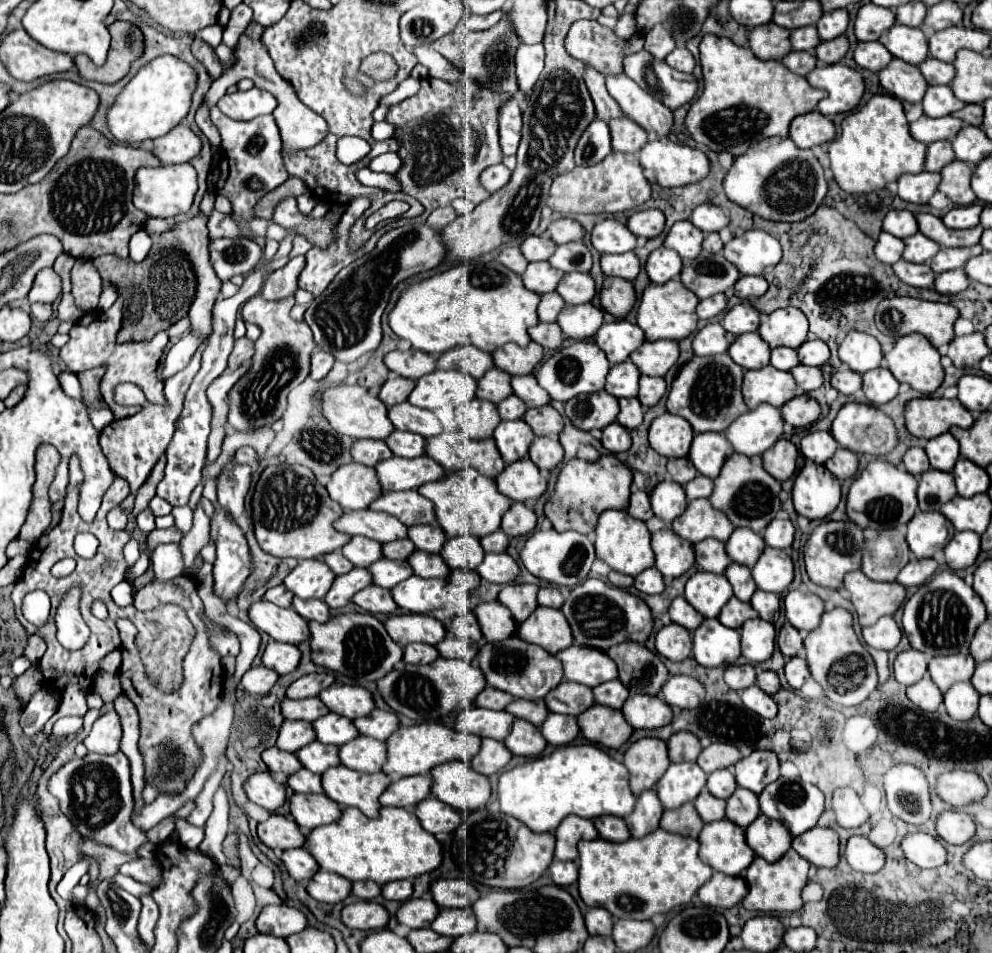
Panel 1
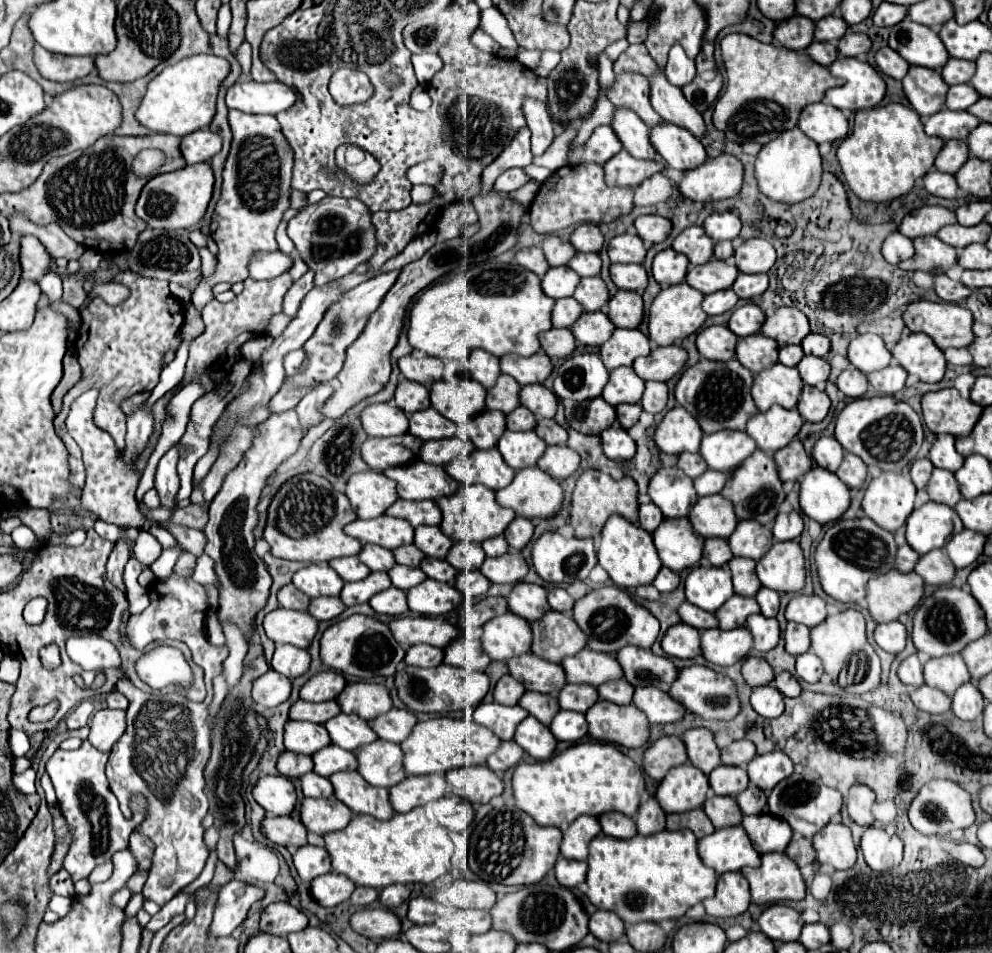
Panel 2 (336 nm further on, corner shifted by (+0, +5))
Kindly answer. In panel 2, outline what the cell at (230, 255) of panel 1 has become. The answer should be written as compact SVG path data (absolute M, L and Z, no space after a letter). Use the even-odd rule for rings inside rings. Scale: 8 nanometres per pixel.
M281 251L255 253L249 261L249 277L253 279L273 279L285 273L293 265L293 259Z

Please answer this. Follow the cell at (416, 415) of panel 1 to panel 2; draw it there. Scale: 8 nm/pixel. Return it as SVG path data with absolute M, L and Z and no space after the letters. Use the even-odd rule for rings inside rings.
M433 407L409 415L409 433L421 441L453 437L455 429L457 429L455 423L439 415Z

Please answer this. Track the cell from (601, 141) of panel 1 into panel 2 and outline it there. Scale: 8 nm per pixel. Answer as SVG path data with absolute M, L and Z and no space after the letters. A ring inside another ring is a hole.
M601 125L591 133L591 137L581 147L577 147L575 151L569 151L567 159L569 159L569 165L579 165L579 163L603 165L613 155L617 155L621 147L623 145L619 137L613 133L613 129L609 125Z

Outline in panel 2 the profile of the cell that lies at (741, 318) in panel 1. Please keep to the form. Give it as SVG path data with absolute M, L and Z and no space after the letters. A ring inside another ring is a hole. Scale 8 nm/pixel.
M747 303L743 307L737 307L733 313L731 313L731 319L729 319L729 329L737 335L737 337L747 337L747 335L753 335L761 329L765 321L765 315L763 311L753 305L753 303Z

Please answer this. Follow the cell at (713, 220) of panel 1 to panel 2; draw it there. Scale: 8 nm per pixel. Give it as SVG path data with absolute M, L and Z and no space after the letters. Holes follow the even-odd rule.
M713 211L705 223L703 223L705 233L713 241L723 241L723 239L733 239L741 231L741 221L735 213L731 211Z

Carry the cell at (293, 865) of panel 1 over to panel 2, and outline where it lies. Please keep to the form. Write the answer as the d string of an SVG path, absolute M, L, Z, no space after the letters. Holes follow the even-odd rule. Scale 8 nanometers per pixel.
M315 845L299 847L297 853L293 855L293 865L303 881L311 881L331 871L329 853L323 847L315 847Z

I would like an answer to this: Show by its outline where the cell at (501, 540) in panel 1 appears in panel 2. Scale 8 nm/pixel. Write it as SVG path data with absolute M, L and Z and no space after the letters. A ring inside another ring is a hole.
M493 537L493 539L487 539L483 545L481 545L487 553L487 557L497 557L497 555L503 555L509 551L509 545L505 541L505 537Z

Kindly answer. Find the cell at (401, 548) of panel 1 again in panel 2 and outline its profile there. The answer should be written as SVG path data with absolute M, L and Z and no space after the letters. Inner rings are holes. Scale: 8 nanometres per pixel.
M401 545L393 551L395 561L401 565L409 565L409 567L419 567L419 561L425 557L423 551L419 551L415 545Z

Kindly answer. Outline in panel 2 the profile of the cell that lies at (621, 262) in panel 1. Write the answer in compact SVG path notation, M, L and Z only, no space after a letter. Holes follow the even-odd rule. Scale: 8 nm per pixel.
M615 263L609 269L613 283L619 289L627 291L643 291L647 287L647 271L643 265L635 263Z

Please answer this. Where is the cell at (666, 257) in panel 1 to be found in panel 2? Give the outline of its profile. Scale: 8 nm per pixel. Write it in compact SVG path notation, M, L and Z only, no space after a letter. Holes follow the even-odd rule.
M673 249L659 251L653 259L653 277L659 285L669 287L675 283L681 283L687 275L689 259Z

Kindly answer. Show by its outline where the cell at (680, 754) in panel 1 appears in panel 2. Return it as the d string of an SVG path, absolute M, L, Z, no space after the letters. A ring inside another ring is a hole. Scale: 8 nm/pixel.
M689 729L683 733L683 743L687 747L689 761L709 775L719 763L719 749L713 741L713 733L709 729Z

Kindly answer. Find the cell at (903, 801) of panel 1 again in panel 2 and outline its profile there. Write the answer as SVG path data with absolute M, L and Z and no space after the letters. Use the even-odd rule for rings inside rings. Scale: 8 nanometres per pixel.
M931 779L929 783L925 783L919 789L917 797L911 801L909 821L921 833L933 833L933 831L949 833L955 829L965 829L975 821L971 795L961 785L957 785L949 779Z

